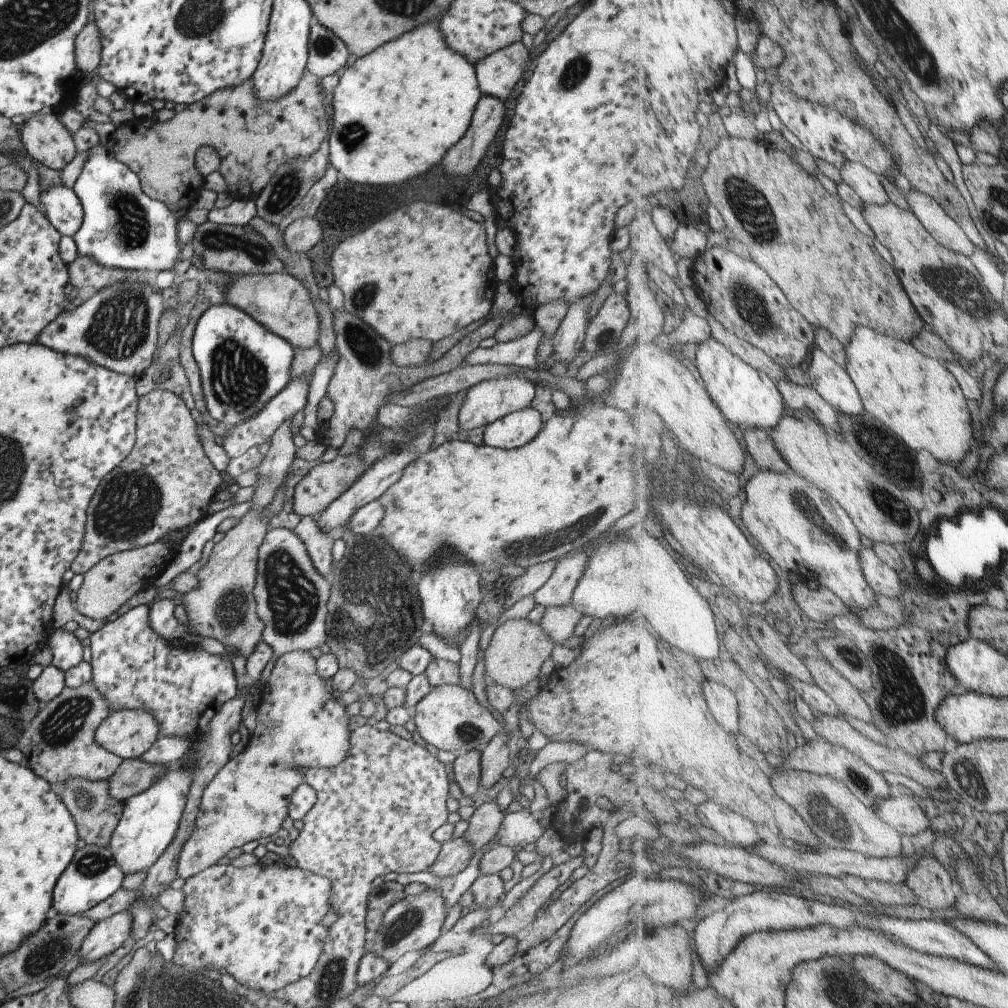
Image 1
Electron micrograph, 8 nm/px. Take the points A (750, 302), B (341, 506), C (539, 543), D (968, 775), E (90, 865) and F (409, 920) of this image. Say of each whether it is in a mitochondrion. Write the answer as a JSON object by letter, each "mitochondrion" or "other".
{"A":"mitochondrion","B":"other","C":"mitochondrion","D":"mitochondrion","E":"mitochondrion","F":"mitochondrion"}

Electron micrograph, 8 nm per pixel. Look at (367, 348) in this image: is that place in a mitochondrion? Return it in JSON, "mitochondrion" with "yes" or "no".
{"mitochondrion":"yes"}

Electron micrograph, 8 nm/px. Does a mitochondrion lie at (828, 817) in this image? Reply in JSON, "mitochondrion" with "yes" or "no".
{"mitochondrion":"yes"}

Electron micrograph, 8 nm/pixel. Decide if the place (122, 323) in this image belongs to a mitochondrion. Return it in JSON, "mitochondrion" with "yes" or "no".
{"mitochondrion":"yes"}

